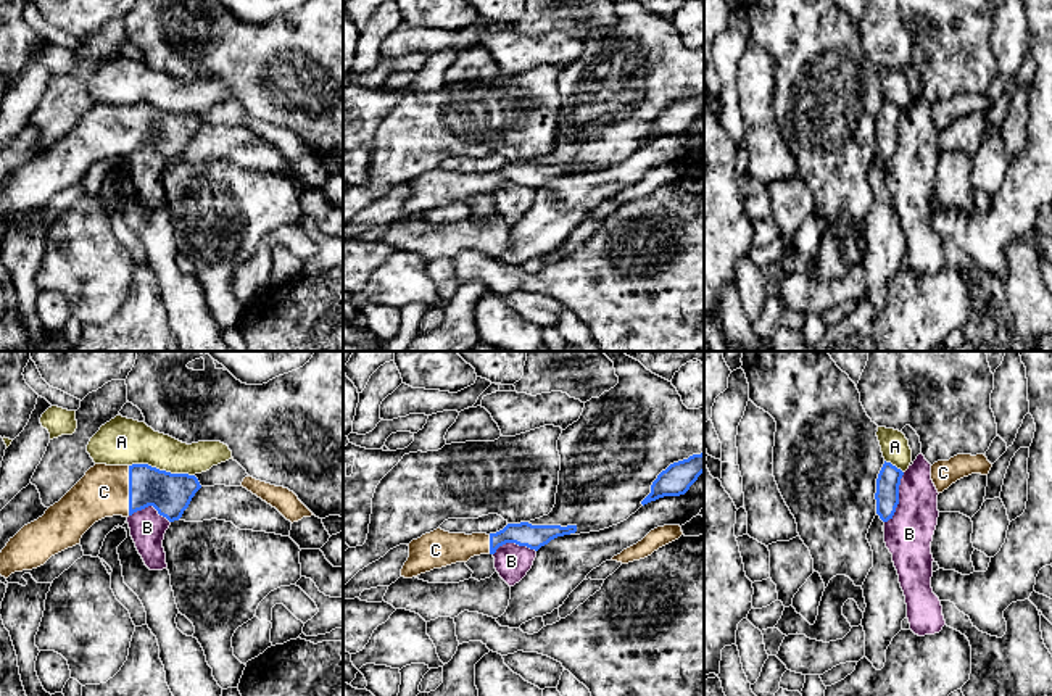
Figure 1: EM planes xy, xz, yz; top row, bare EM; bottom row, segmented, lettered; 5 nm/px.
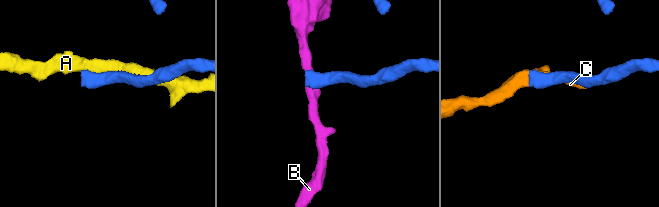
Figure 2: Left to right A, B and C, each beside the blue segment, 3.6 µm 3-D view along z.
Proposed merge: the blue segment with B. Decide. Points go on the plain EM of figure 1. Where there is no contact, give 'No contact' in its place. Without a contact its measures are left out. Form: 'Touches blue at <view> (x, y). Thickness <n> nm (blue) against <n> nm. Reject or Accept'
Touches blue at yz (898, 137). Thickness 120 nm (blue) against 240 nm. Reject

